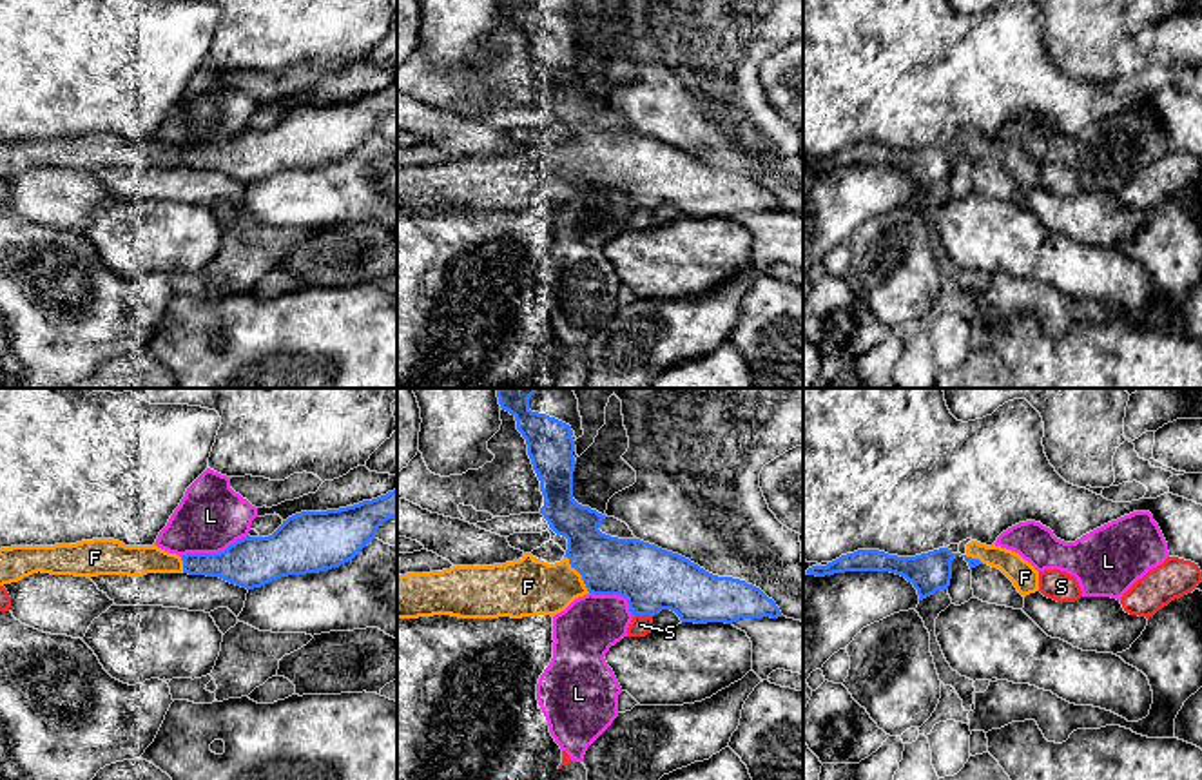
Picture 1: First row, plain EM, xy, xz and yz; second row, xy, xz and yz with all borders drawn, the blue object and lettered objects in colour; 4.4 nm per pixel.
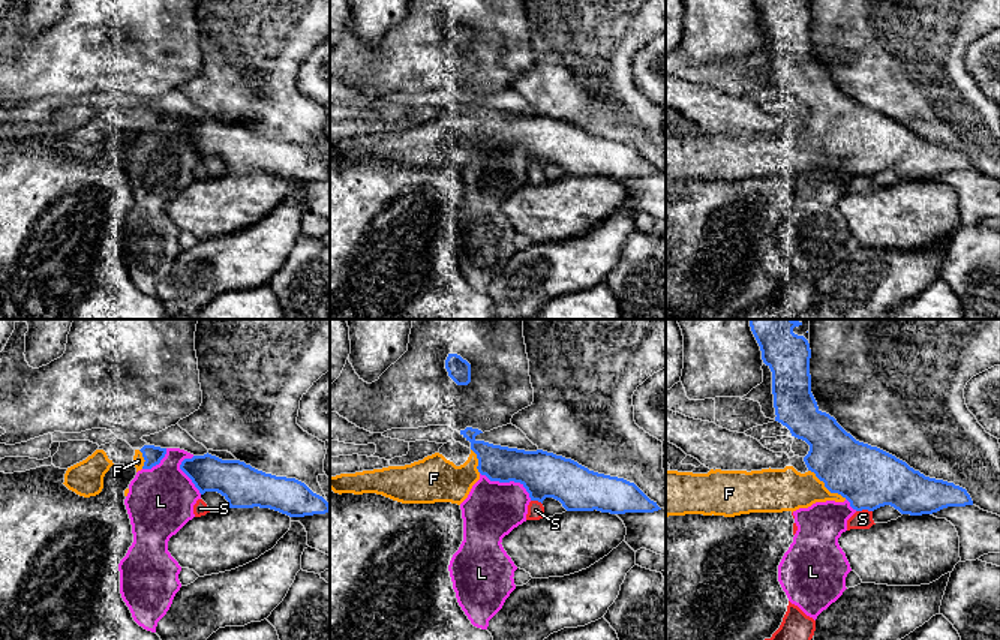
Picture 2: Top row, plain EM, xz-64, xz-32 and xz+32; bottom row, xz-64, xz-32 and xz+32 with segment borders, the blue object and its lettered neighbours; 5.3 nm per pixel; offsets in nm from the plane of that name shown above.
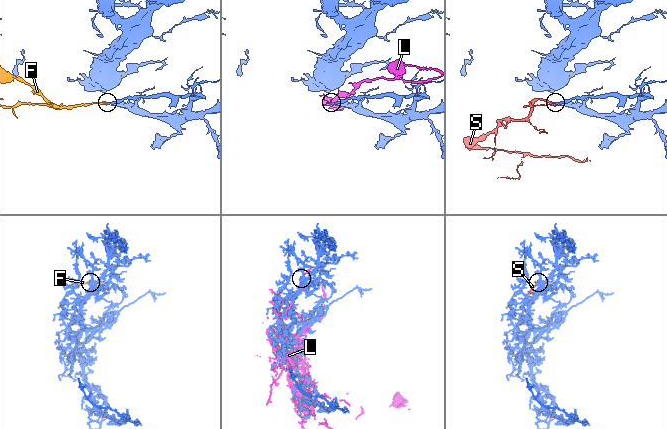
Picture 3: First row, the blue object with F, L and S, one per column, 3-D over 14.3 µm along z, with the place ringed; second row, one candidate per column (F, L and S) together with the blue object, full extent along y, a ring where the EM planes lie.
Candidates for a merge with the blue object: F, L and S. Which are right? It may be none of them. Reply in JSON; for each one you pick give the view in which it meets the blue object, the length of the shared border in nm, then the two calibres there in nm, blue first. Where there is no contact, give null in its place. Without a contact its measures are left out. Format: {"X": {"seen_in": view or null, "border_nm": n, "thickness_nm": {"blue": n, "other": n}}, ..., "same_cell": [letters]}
{"F": {"seen_in": "xz", "border_nm": 200, "thickness_nm": {"blue": 260, "other": 260}}, "same_cell": ["F"]}

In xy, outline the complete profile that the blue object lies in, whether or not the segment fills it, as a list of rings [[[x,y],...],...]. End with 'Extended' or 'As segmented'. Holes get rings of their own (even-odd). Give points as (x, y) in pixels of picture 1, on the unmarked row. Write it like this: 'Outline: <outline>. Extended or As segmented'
Outline: [[[397,82],[354,100],[301,105],[268,131],[243,131],[219,147],[169,147],[156,138],[125,140],[114,132],[76,138],[0,141],[0,180],[33,167],[98,171],[189,167],[219,171],[254,183],[288,169],[319,167],[352,154],[377,122],[397,111]]]. Extended

